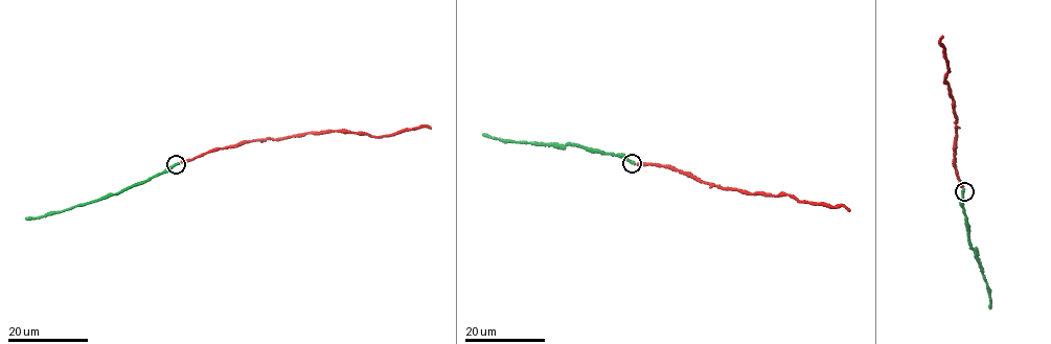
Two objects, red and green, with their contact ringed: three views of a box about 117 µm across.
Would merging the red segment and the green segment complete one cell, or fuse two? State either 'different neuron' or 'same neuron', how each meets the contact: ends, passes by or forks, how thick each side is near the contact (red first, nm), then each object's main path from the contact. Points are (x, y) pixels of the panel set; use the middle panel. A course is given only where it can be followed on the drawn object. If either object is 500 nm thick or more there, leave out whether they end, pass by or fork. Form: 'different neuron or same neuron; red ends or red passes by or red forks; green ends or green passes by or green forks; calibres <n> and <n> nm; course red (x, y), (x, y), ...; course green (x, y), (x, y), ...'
same neuron; calibres 70 and 500 nm; course red (631, 163), (671, 166), (718, 187), (751, 193), (785, 193), (802, 201), (841, 204), (849, 209); course green (631, 163), (616, 155), (590, 152), (576, 145), (504, 142), (483, 134)

